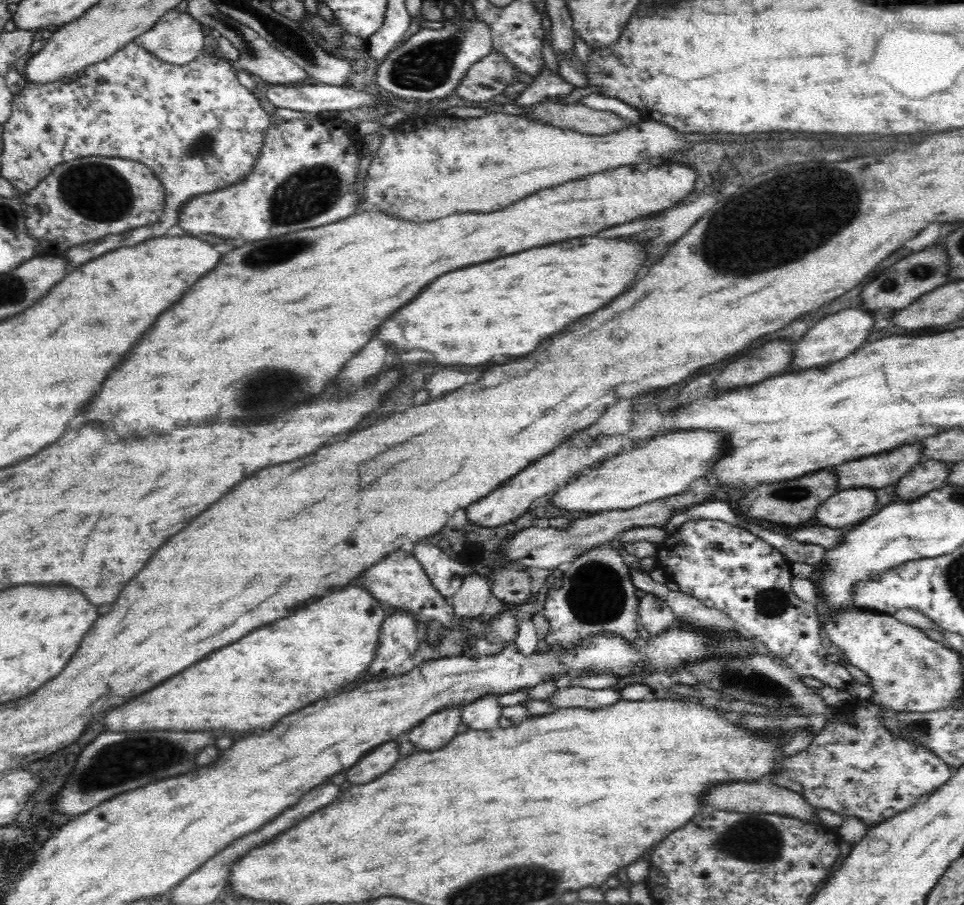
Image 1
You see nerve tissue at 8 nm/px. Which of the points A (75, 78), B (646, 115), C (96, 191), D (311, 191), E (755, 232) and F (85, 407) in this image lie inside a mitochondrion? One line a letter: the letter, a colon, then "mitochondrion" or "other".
A: other
B: other
C: mitochondrion
D: mitochondrion
E: mitochondrion
F: other

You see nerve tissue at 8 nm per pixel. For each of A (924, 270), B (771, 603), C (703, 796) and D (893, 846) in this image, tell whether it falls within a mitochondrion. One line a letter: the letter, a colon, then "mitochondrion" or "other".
A: mitochondrion
B: mitochondrion
C: other
D: other

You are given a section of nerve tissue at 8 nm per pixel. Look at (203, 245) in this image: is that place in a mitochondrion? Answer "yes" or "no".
no

